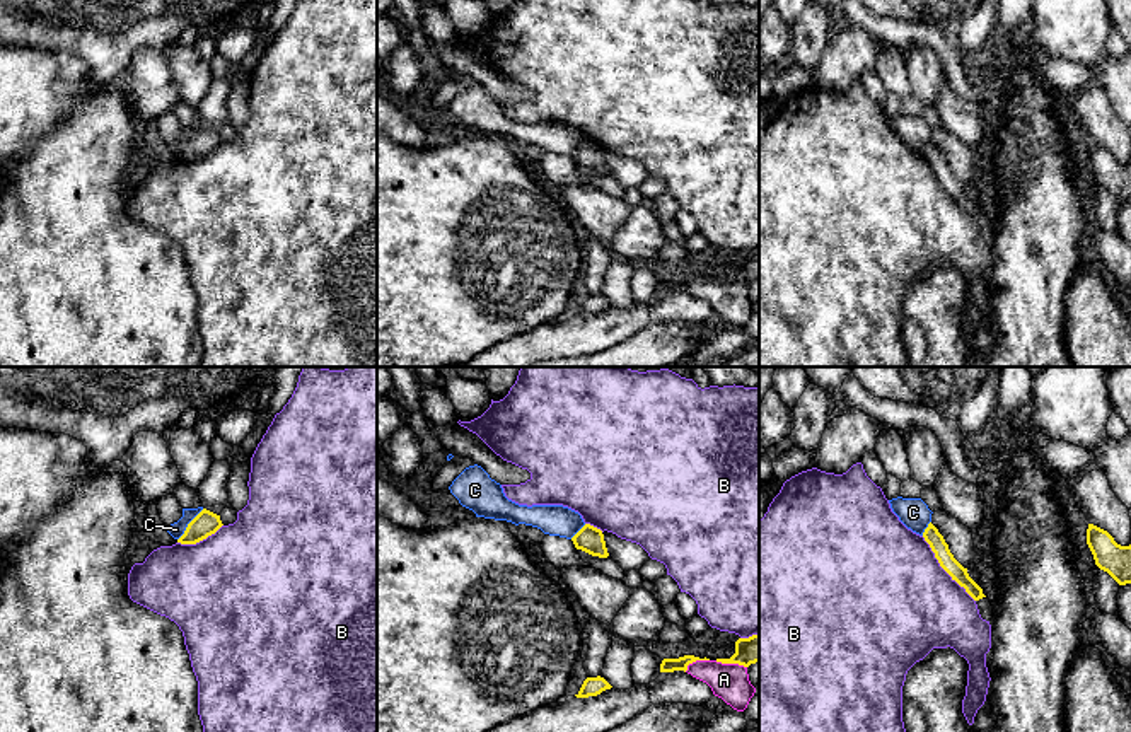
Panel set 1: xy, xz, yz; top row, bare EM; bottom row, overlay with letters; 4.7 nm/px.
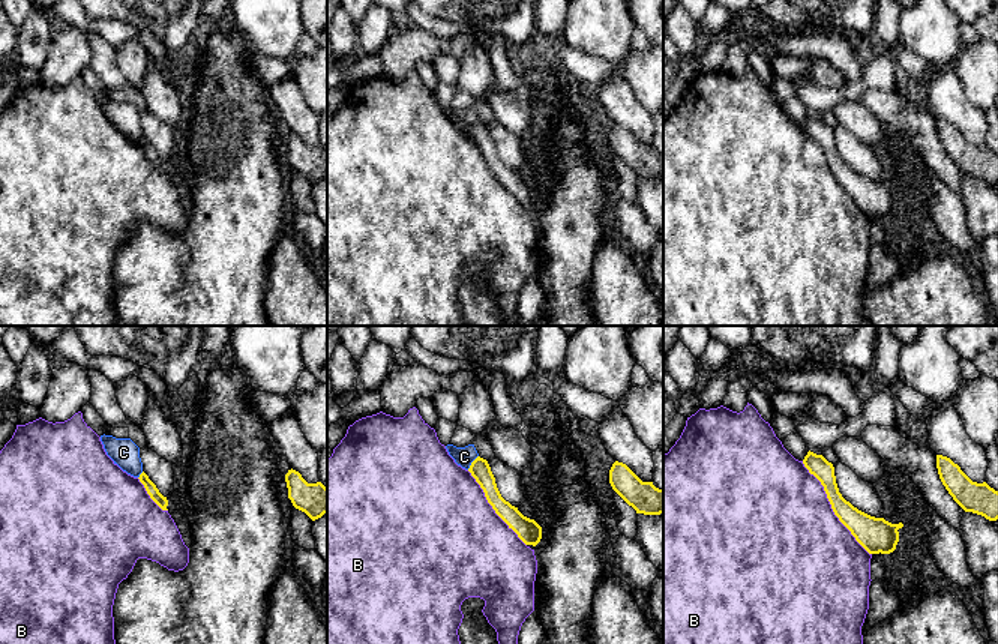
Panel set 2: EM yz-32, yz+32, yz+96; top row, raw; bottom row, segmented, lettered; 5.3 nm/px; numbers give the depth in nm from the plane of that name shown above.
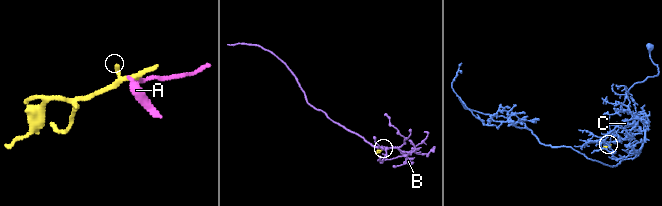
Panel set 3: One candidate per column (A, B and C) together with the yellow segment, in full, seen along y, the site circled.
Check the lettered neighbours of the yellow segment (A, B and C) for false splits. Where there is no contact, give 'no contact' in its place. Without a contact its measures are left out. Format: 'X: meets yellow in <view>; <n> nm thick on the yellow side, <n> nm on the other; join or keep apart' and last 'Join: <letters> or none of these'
A: meets yellow in xz; 130 nm thick on the yellow side, 180 nm on the other; keep apart
B: meets yellow in yz; 80 nm thick on the yellow side, 500 nm on the other; keep apart
C: meets yellow in xy; 120 nm thick on the yellow side, 70 nm on the other; keep apart
Join: none of these

